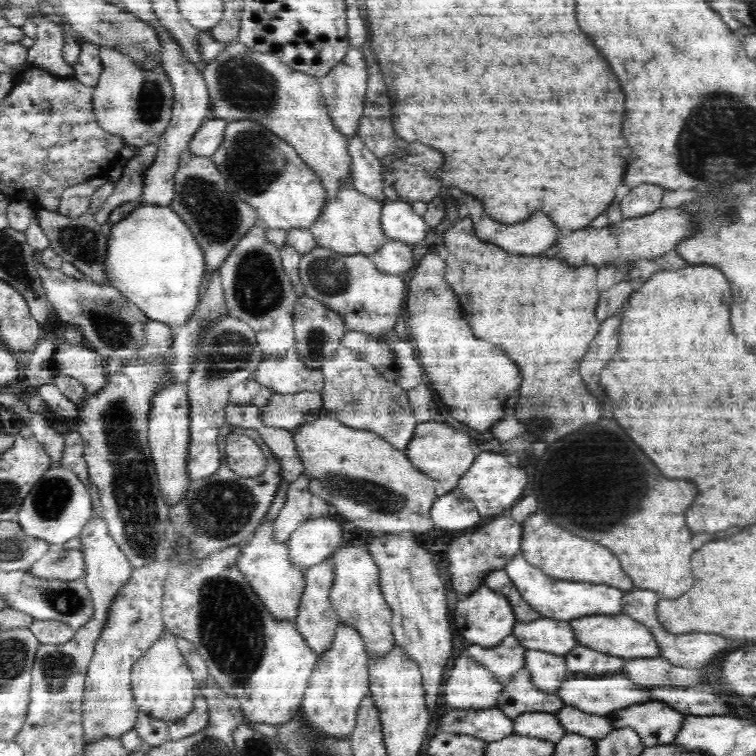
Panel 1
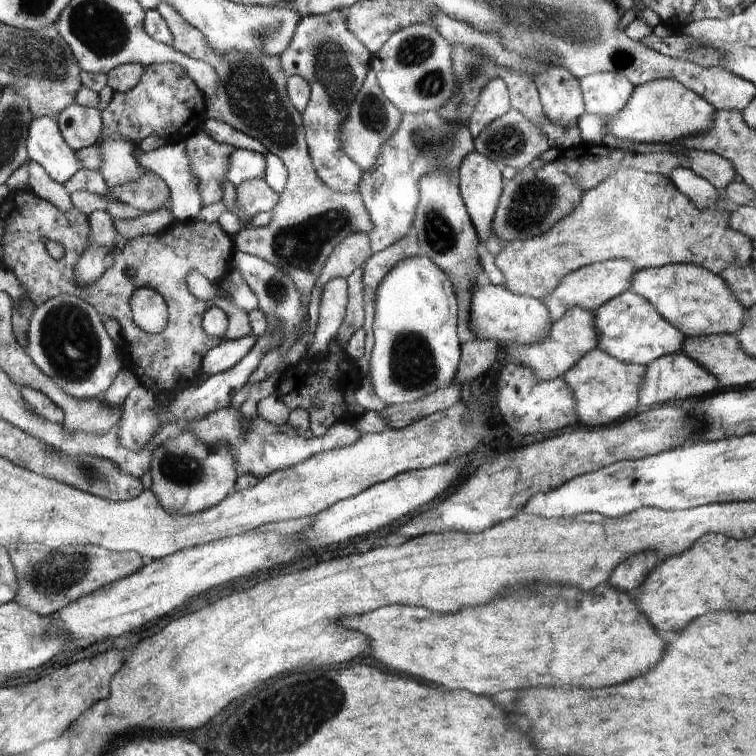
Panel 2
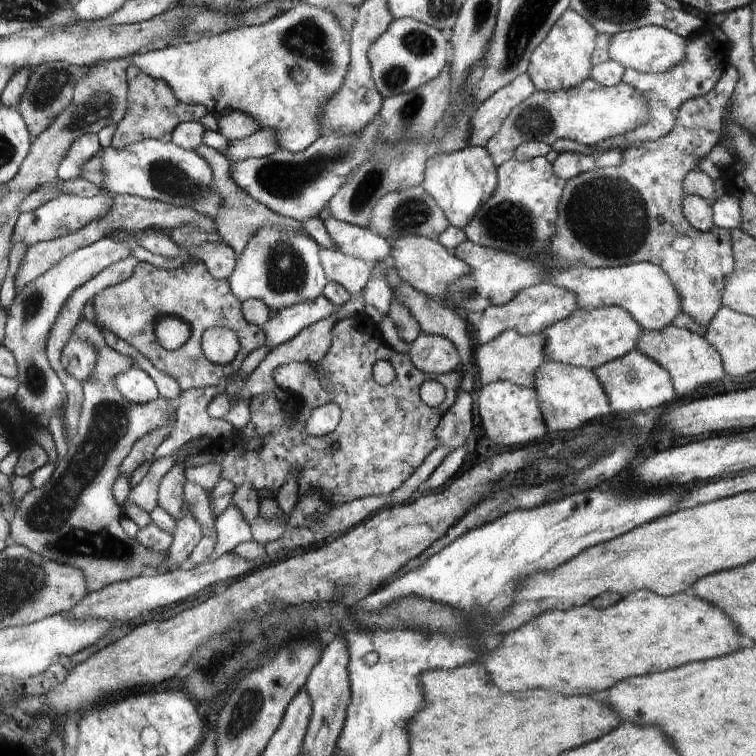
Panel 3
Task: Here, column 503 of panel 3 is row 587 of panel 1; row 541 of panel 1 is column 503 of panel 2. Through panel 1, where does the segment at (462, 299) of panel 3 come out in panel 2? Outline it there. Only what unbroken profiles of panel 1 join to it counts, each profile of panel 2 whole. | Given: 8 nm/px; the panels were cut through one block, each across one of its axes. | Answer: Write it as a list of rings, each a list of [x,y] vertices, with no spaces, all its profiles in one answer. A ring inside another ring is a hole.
[[[620,168],[608,179],[580,198],[580,203],[572,214],[560,220],[542,236],[528,240],[512,240],[503,244],[502,252],[495,256],[494,262],[504,276],[504,288],[517,295],[542,299],[560,284],[564,276],[579,268],[604,262],[605,260],[628,260],[638,269],[661,267],[668,264],[696,264],[720,276],[728,266],[746,266],[755,252],[755,245],[748,236],[728,226],[730,213],[724,208],[696,208],[667,176],[647,173],[636,168]]]

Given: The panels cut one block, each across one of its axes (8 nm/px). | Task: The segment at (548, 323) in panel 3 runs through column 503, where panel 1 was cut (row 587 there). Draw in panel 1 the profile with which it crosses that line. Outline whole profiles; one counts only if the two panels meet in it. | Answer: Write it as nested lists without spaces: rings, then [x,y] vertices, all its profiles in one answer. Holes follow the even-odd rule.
[[[326,558],[319,565],[304,569],[304,578],[306,579],[306,587],[299,603],[298,615],[294,619],[295,626],[298,633],[304,637],[309,648],[320,658],[331,649],[336,630],[340,626],[340,618],[337,617],[331,602],[335,570],[332,569],[330,561]]]

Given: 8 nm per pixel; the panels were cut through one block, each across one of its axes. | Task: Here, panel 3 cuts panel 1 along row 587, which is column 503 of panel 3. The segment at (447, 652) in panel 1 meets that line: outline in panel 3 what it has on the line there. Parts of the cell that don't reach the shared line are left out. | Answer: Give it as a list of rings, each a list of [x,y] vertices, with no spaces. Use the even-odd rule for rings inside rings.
[[[502,380],[480,387],[478,408],[484,429],[492,441],[504,446],[524,447],[528,442],[538,442],[546,436],[547,426],[544,426],[542,404],[534,388],[523,388]]]

